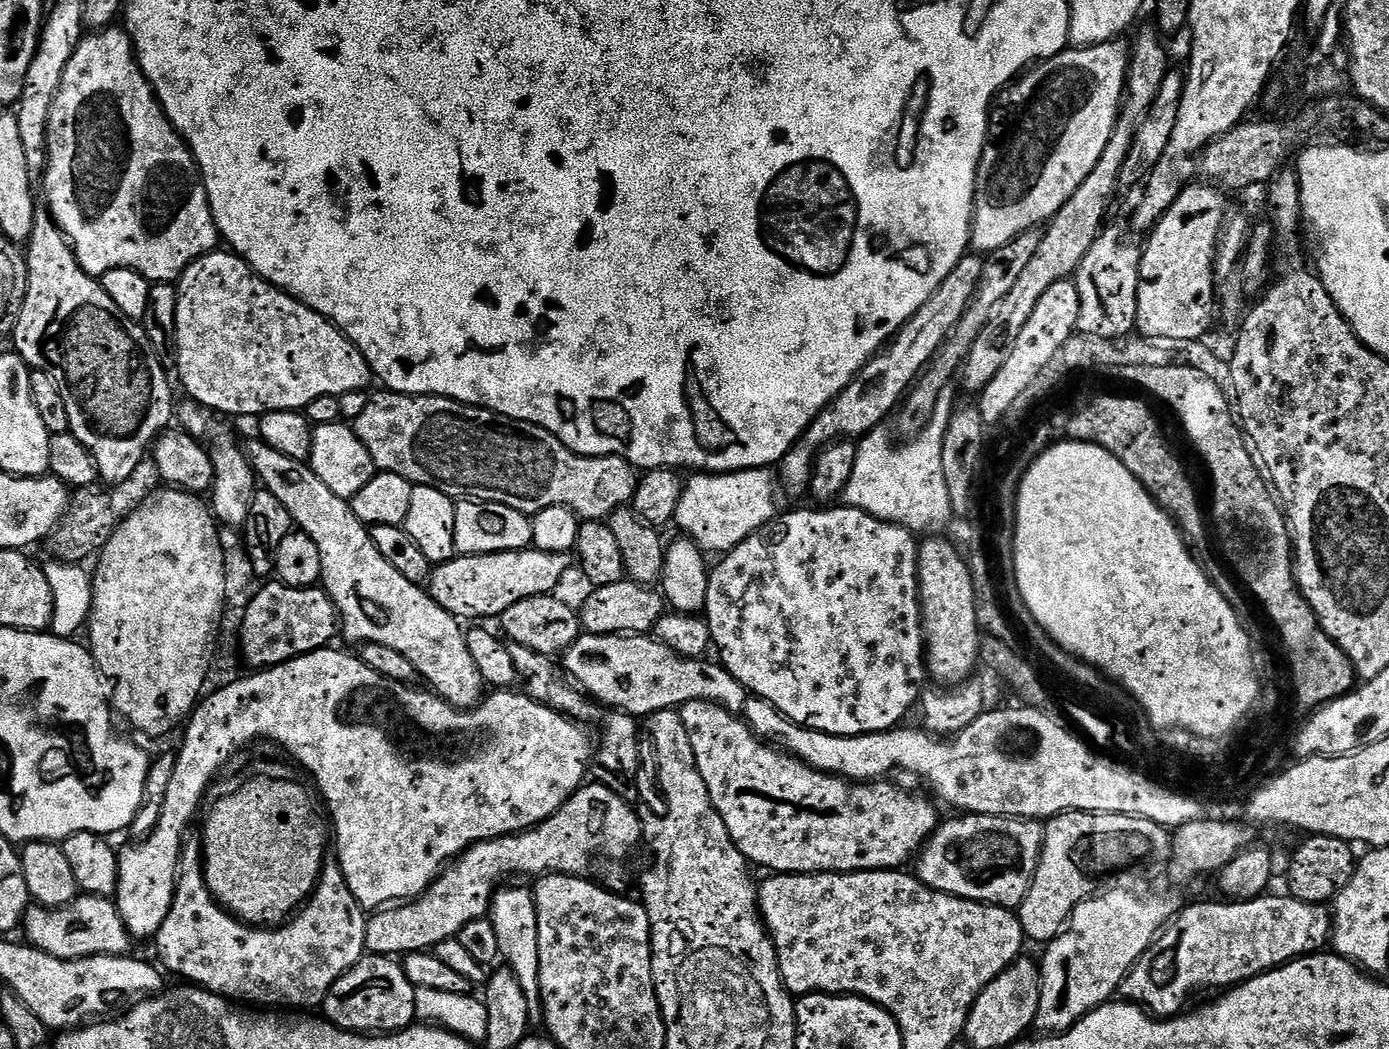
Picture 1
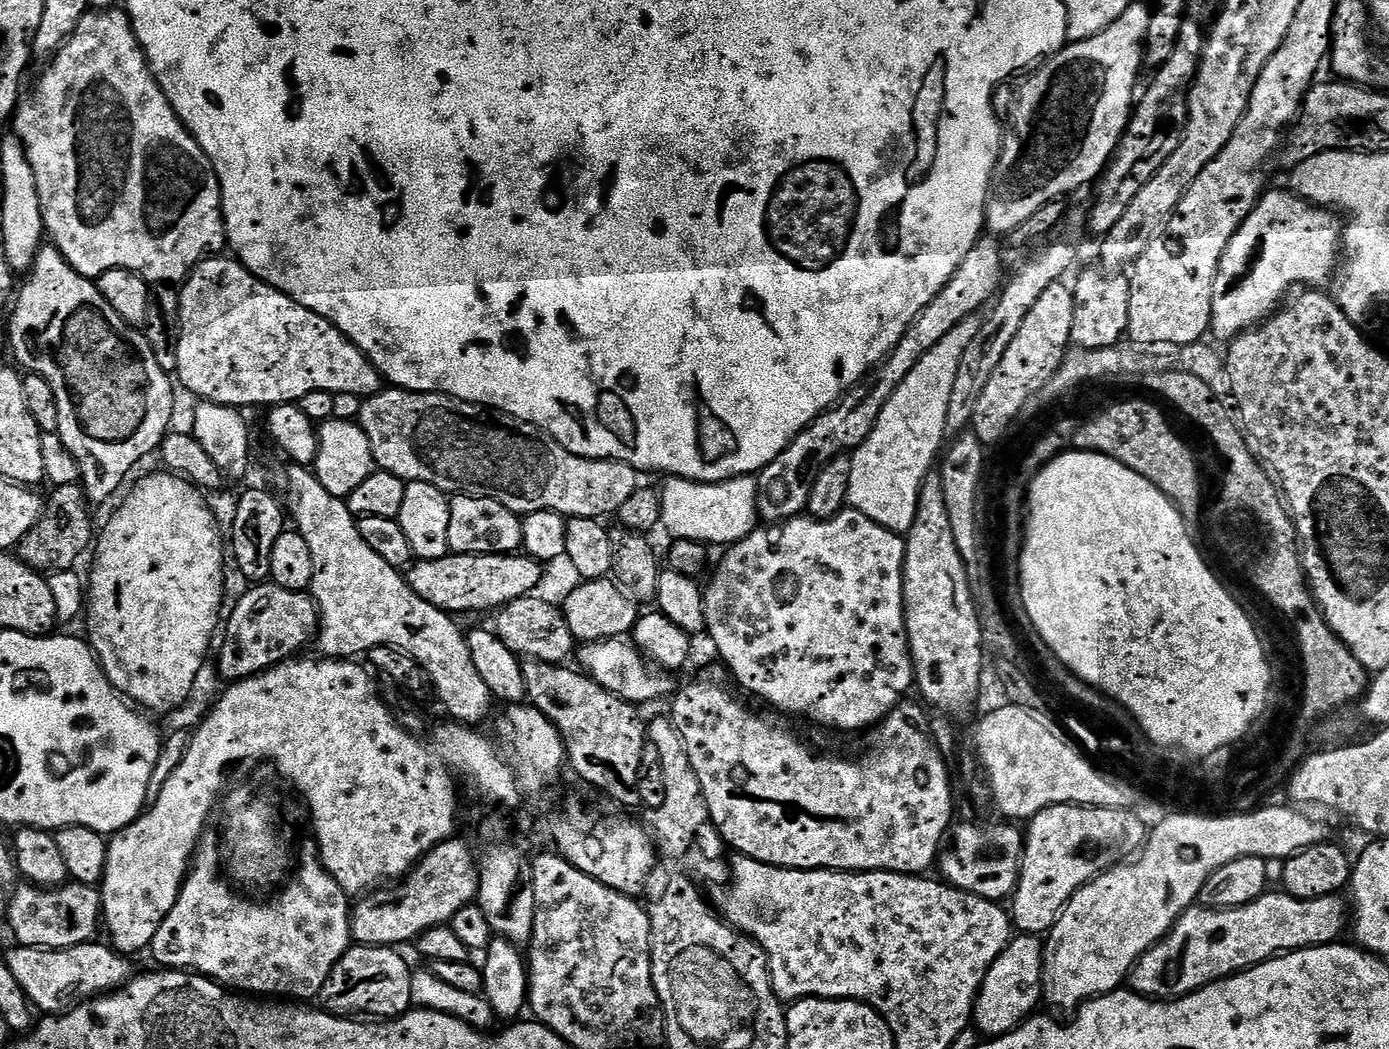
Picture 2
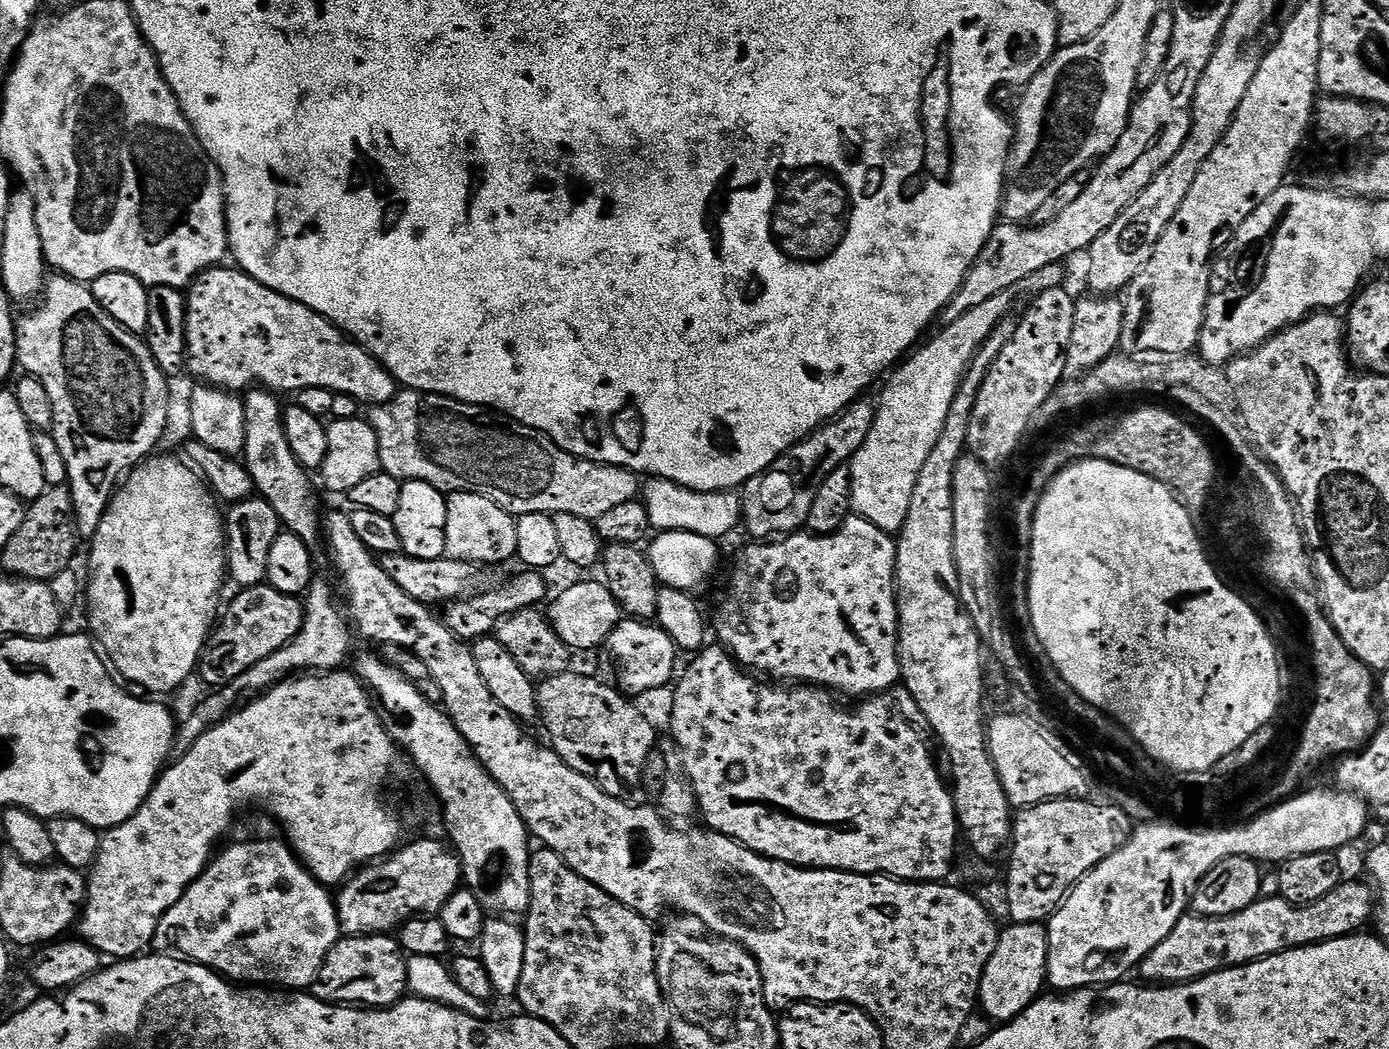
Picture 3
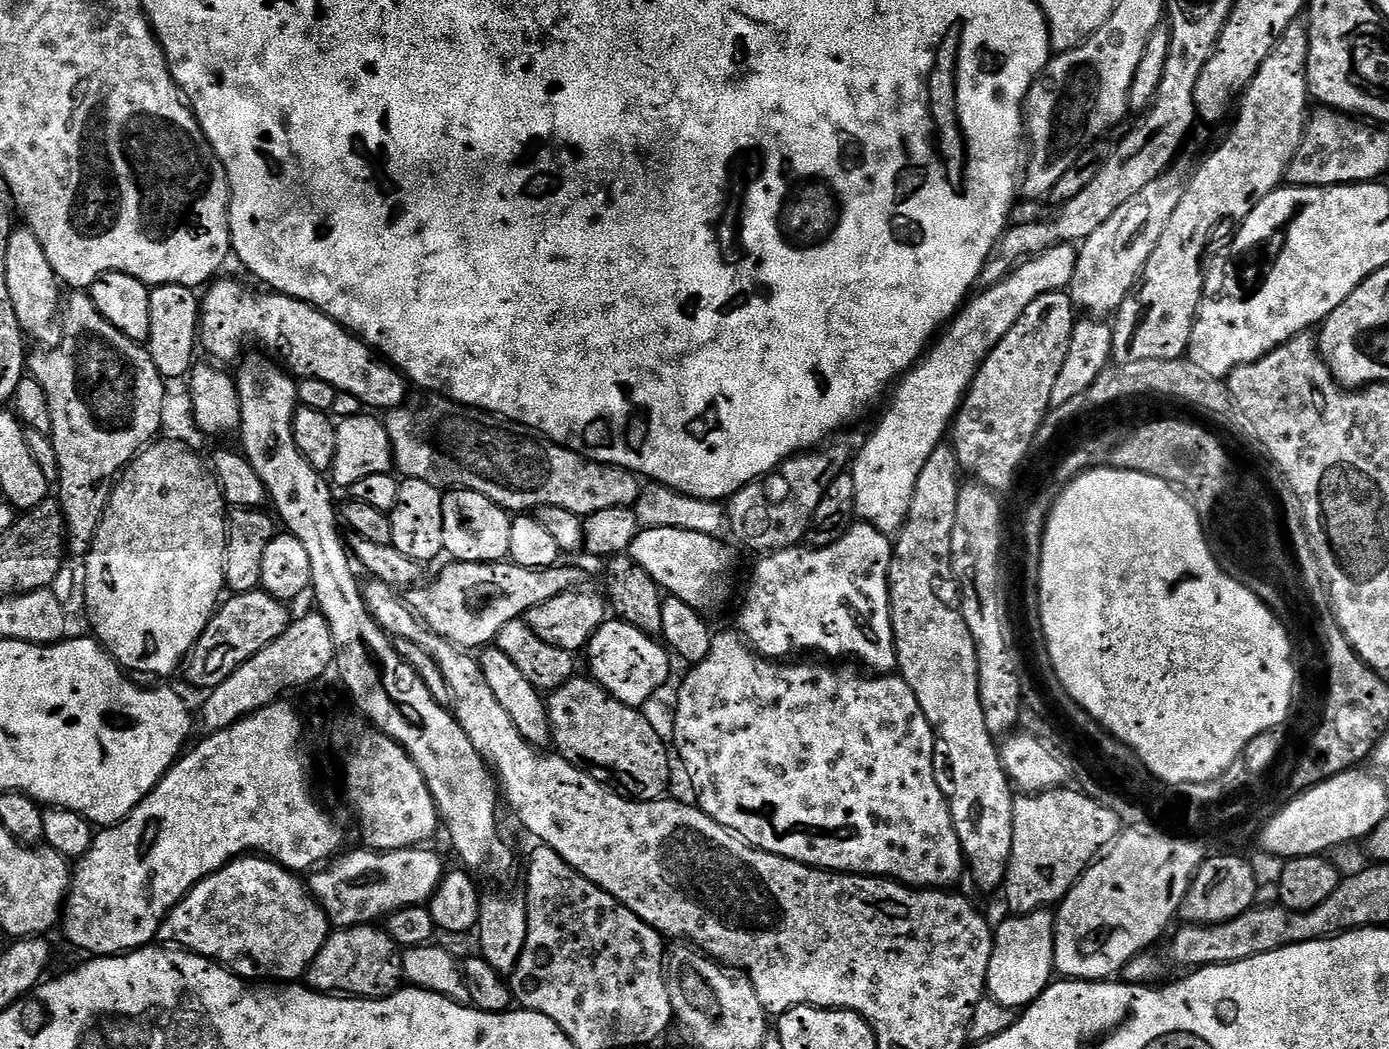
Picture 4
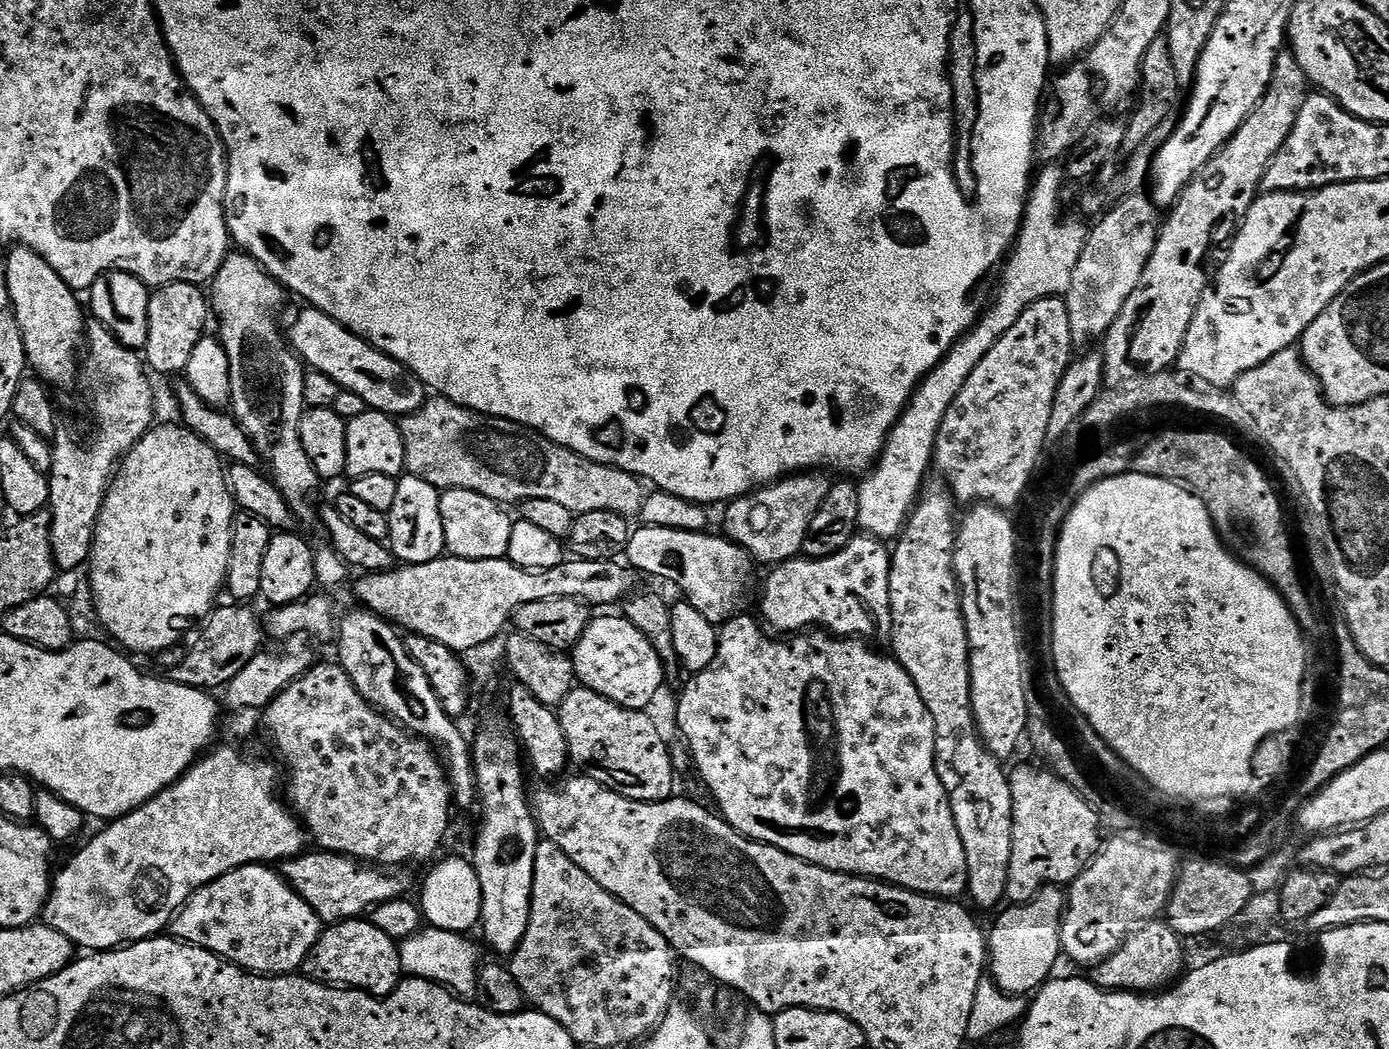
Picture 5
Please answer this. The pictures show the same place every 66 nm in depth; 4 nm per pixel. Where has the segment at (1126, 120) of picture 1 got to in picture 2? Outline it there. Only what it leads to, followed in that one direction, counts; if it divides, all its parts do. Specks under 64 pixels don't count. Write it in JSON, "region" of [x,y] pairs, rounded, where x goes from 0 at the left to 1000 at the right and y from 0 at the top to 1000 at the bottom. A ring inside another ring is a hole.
{"region":[[[763,229],[761,233],[755,232],[752,241],[747,248],[739,253],[731,264],[724,270],[716,293],[714,302],[709,304],[704,315],[704,322],[695,330],[695,337],[693,337],[693,345],[690,345],[690,357],[687,360],[687,368],[684,372],[684,387],[683,388],[682,415],[688,418],[699,405],[701,391],[704,391],[704,382],[707,379],[713,360],[721,349],[721,341],[724,341],[724,334],[727,334],[727,326],[733,322],[733,315],[736,315],[736,307],[739,307],[739,299],[744,293],[744,288],[750,284],[752,276],[764,270],[766,262],[775,252],[775,236],[767,230]]]}

